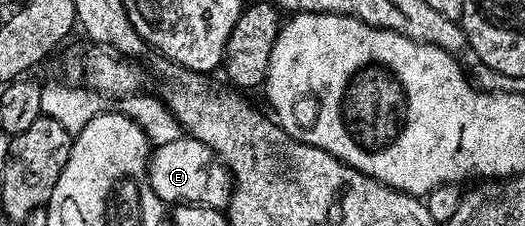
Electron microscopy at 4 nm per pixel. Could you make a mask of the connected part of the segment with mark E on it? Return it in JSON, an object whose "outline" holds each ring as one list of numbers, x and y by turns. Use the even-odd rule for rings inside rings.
{"outline":[[183,134,179,138,175,138,175,142,156,145,150,151,149,185,151,190,155,190,155,194,161,199,161,203,166,206,203,204,206,208,225,210,229,207,229,195,233,192,233,177,229,175,228,168,211,146,199,142,194,136]]}

